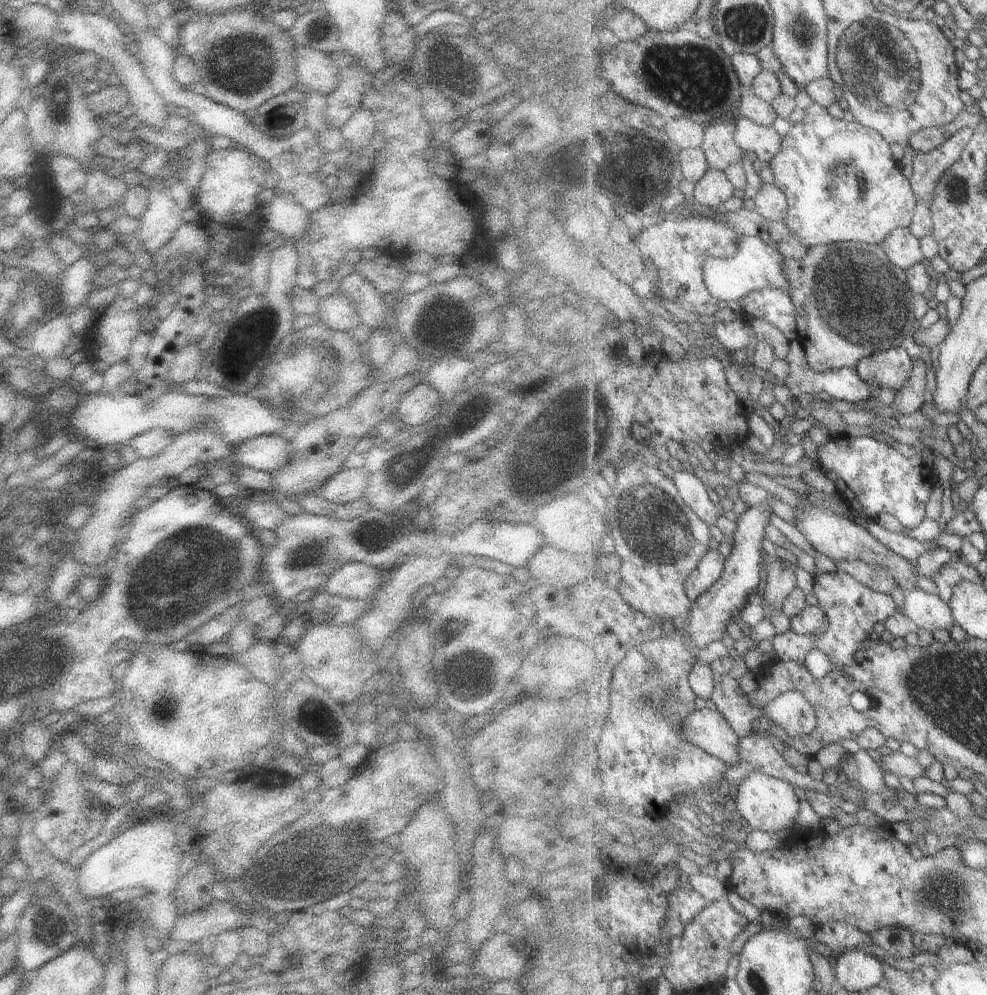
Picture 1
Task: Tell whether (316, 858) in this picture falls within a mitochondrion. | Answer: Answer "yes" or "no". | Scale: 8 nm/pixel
yes

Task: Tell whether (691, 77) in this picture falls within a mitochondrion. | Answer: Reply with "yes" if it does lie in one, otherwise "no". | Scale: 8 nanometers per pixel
yes

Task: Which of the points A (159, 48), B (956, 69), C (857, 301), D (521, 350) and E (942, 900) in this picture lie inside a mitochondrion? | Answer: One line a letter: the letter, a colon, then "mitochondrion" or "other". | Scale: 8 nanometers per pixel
A: other
B: other
C: mitochondrion
D: other
E: mitochondrion

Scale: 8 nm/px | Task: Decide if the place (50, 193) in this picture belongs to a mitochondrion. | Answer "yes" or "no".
no

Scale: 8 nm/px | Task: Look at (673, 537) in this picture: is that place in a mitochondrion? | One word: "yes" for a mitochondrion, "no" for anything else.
yes

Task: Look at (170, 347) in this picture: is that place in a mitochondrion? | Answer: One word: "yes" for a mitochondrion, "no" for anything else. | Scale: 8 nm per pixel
no

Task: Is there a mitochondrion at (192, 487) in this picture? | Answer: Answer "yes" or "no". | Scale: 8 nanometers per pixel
no

